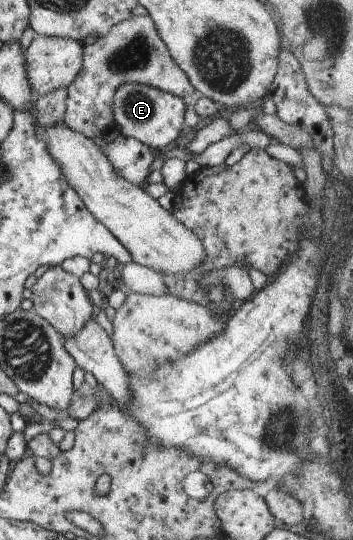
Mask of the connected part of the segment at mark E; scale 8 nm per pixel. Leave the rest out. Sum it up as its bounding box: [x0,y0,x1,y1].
[112,83,185,152]

